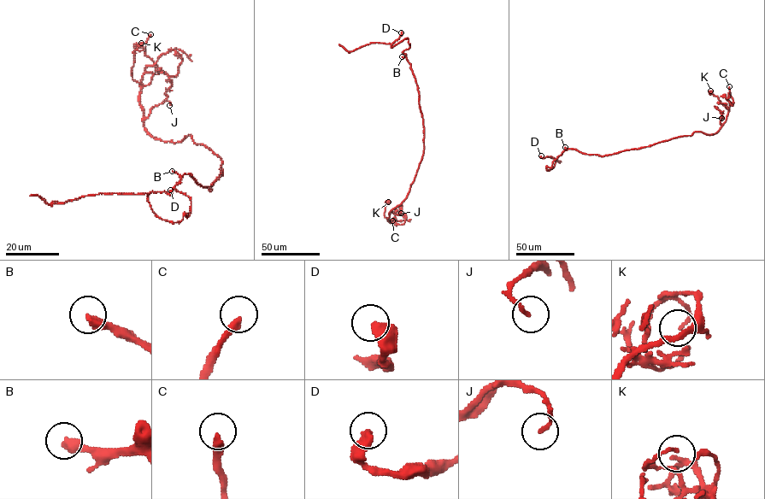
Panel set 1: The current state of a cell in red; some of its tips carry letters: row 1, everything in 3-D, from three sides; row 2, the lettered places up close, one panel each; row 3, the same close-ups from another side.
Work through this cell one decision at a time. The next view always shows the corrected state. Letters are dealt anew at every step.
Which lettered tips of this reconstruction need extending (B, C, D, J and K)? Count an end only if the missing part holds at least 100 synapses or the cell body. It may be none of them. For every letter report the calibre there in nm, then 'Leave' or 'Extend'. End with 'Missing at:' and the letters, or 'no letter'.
B: Thickness 400 nm. Extend
C: Thickness 280 nm. Extend
D: Thickness 460 nm. Leave
J: Thickness 140 nm. Leave
K: Thickness 110 nm. Leave
Missing at: B, C

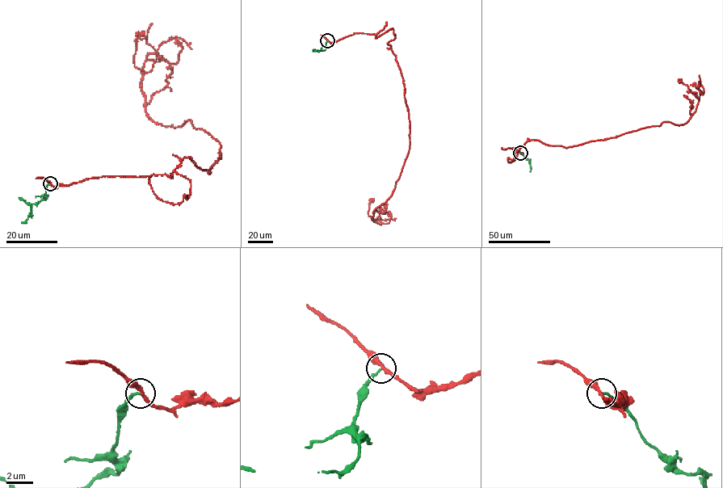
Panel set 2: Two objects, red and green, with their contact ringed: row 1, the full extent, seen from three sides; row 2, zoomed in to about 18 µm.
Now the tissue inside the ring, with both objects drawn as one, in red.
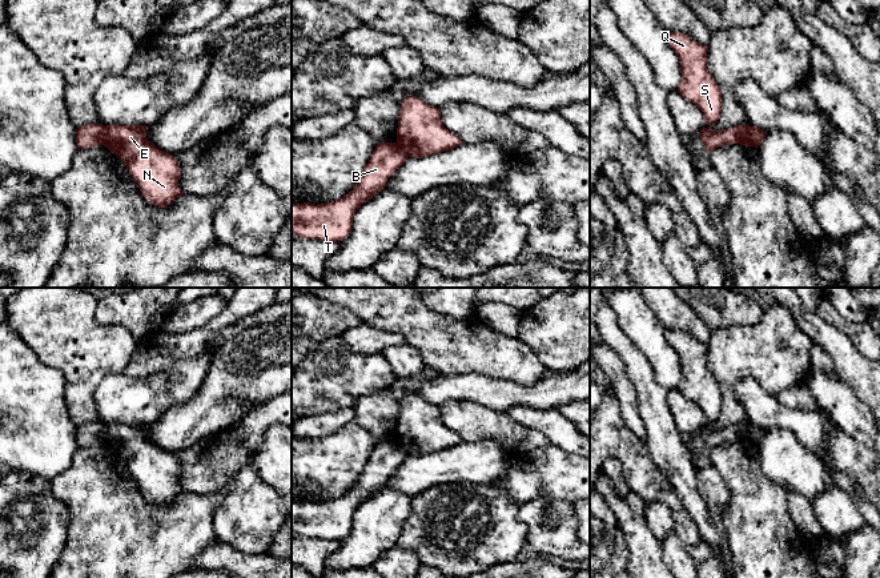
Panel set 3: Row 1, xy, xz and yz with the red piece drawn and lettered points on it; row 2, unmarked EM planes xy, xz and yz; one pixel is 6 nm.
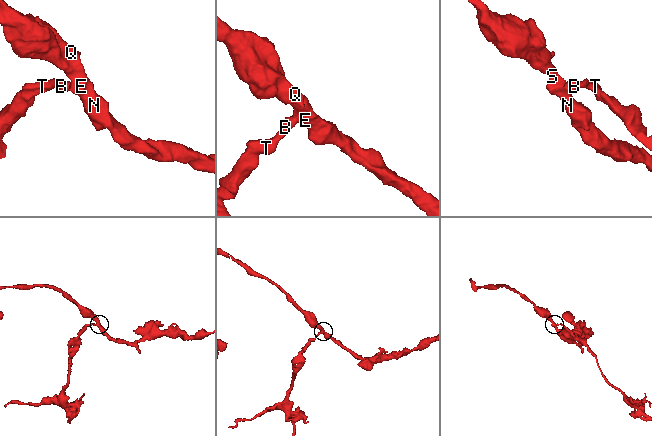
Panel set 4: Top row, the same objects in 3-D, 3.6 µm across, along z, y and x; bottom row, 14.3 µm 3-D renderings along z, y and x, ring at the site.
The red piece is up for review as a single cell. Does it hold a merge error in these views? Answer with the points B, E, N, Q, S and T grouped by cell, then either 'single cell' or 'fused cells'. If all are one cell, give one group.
groups B T / E N Q S; fused cells

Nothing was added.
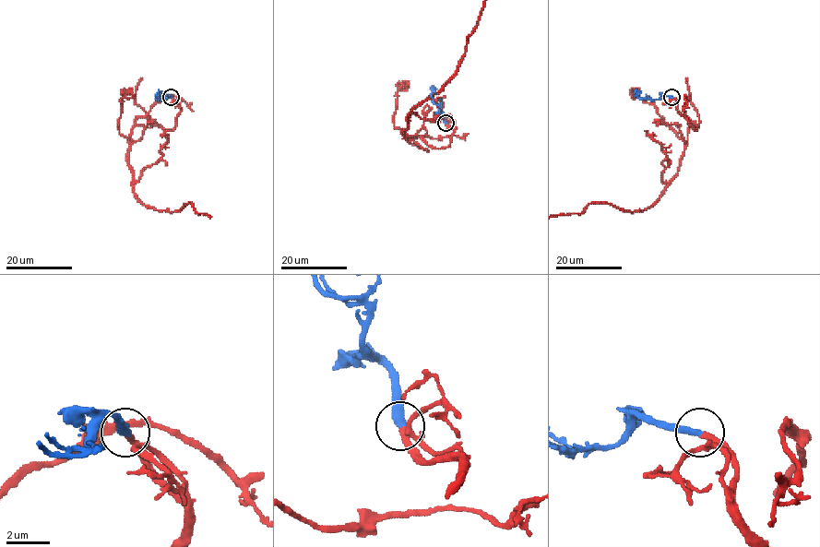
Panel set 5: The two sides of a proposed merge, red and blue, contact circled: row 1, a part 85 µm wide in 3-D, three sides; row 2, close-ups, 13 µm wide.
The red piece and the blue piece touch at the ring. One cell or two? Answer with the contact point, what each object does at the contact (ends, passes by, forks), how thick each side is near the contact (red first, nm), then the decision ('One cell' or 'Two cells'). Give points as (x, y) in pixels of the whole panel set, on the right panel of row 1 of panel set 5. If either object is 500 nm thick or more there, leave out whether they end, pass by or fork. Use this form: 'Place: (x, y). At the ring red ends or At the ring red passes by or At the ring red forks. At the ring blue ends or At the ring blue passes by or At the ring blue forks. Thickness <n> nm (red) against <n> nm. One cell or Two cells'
Place: (671, 97). At the ring red passes by. At the ring blue ends. Thickness 200 nm (red) against 380 nm. One cell

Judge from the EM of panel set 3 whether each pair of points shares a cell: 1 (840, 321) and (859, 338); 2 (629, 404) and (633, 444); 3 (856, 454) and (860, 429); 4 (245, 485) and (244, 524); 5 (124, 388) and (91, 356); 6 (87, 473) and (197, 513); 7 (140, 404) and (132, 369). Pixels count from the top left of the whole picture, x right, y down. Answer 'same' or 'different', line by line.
1: same
2: different
3: different
4: same
5: different
6: same
7: different

